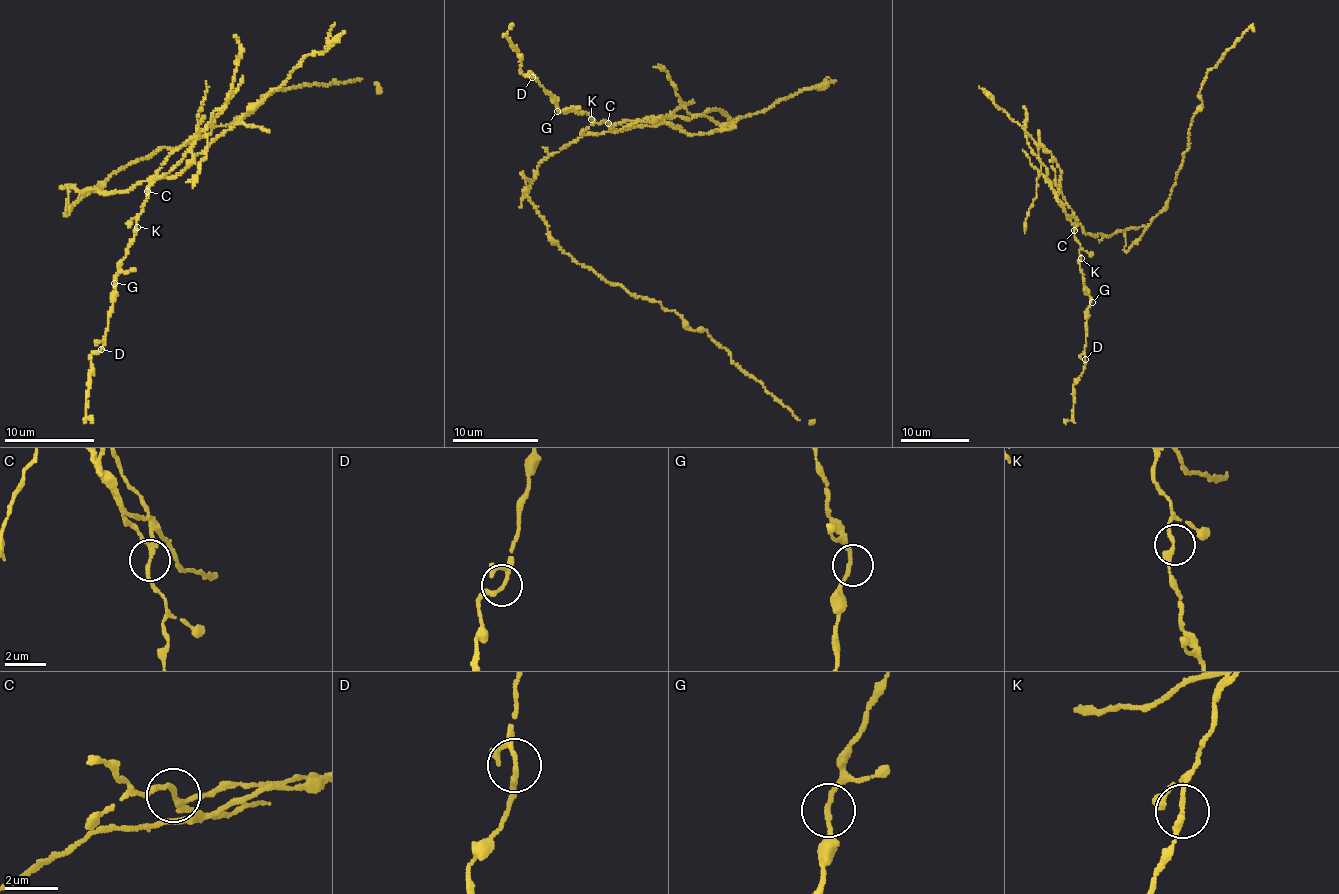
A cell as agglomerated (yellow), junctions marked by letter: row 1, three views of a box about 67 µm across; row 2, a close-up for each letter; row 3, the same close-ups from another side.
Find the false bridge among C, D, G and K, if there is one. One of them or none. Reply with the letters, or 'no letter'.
C

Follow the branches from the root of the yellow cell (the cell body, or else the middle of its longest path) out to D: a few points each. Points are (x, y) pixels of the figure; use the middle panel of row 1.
D: (525, 179), (523, 173), (533, 178), (540, 162), (564, 146), (612, 128), (585, 112), (557, 109), (532, 77)

